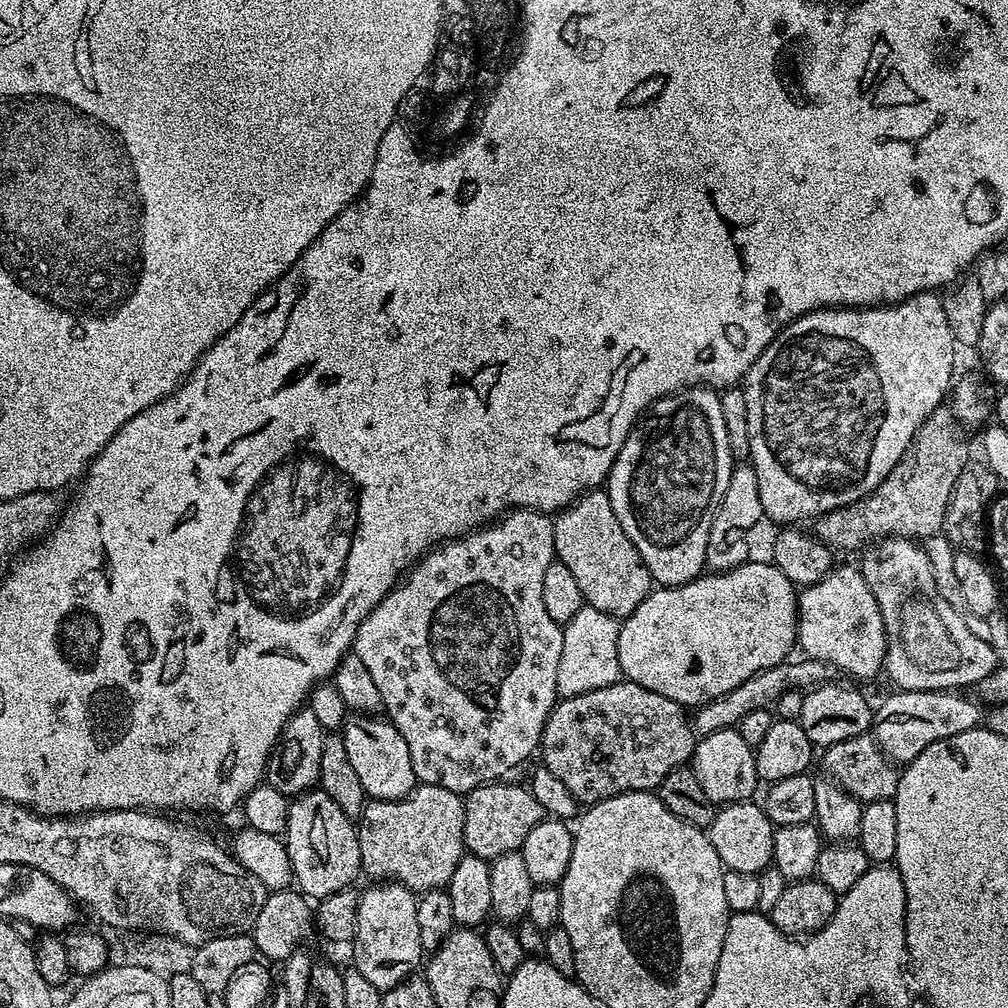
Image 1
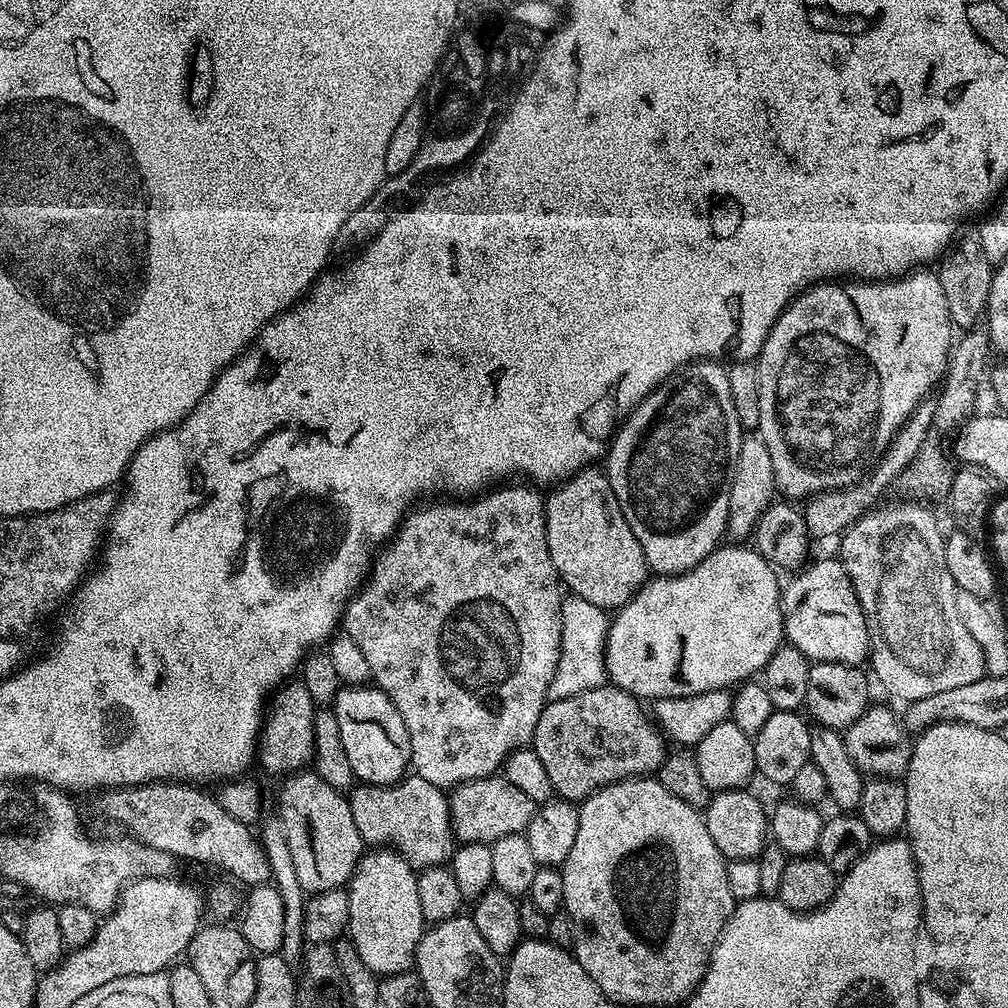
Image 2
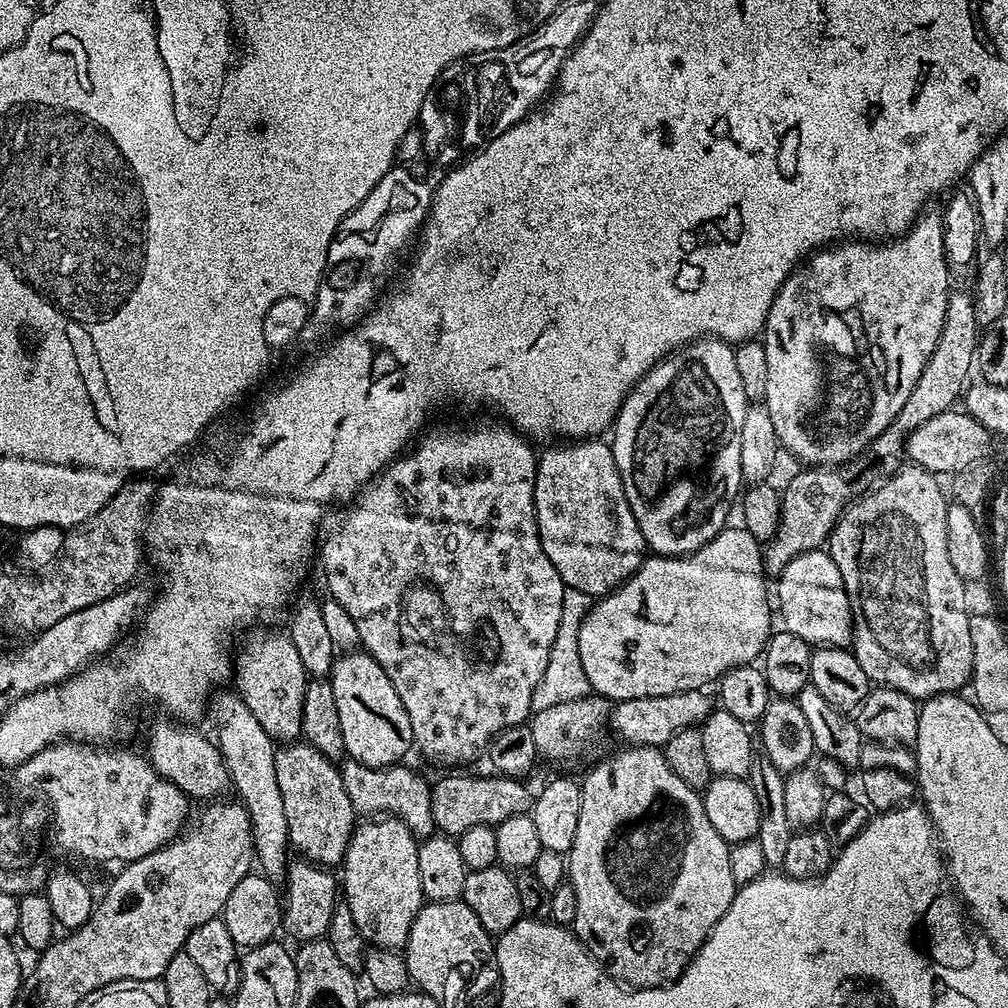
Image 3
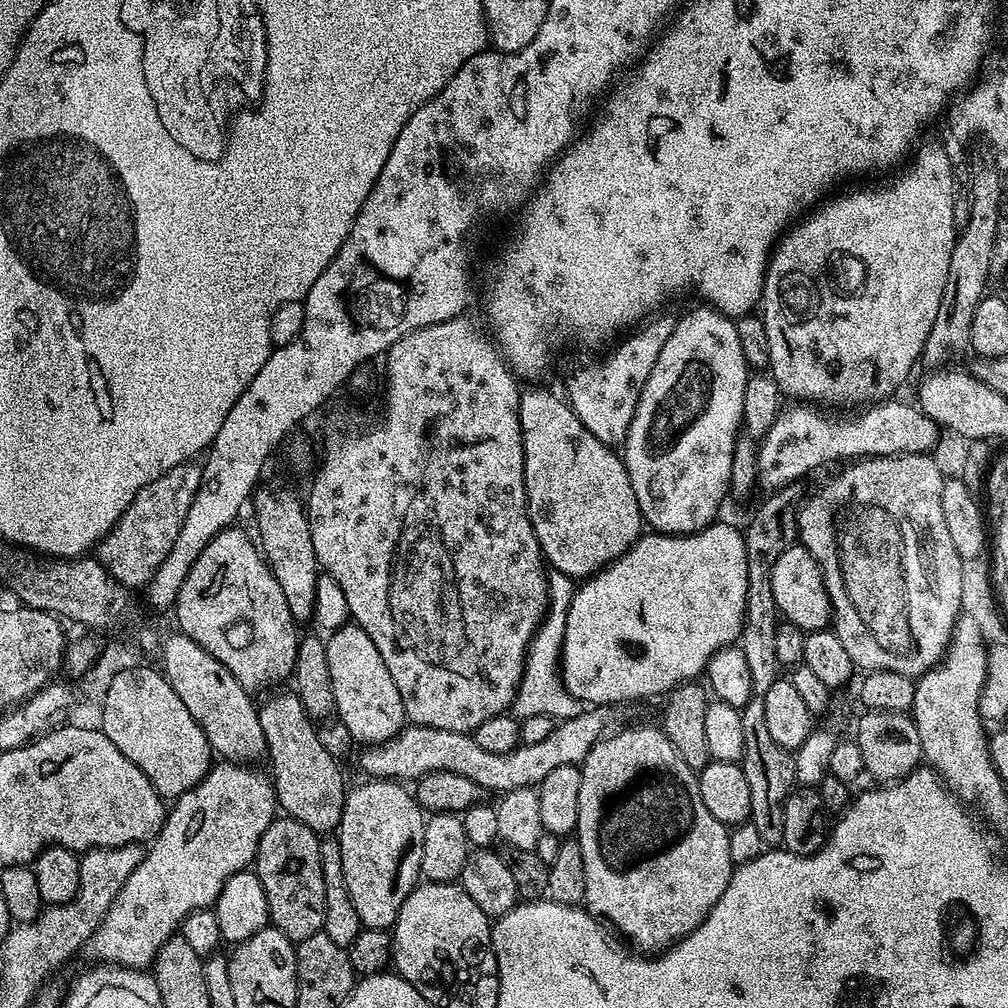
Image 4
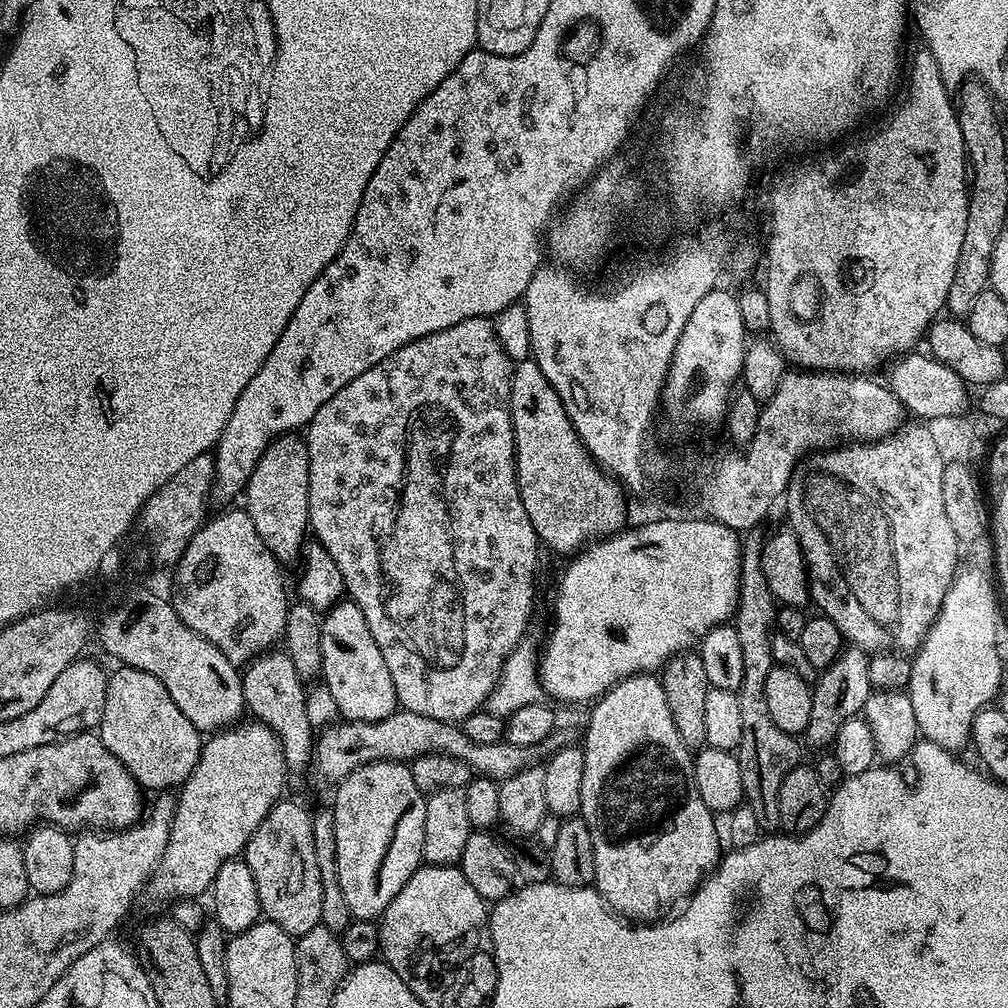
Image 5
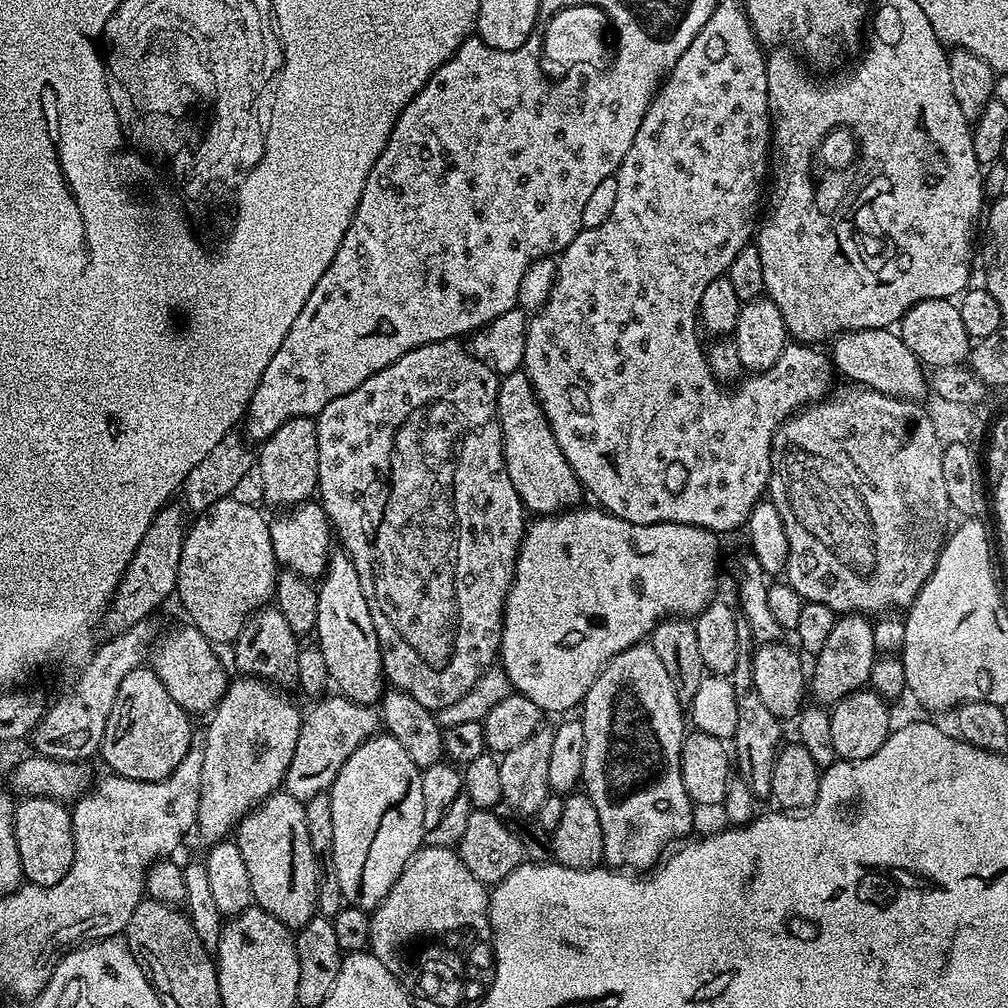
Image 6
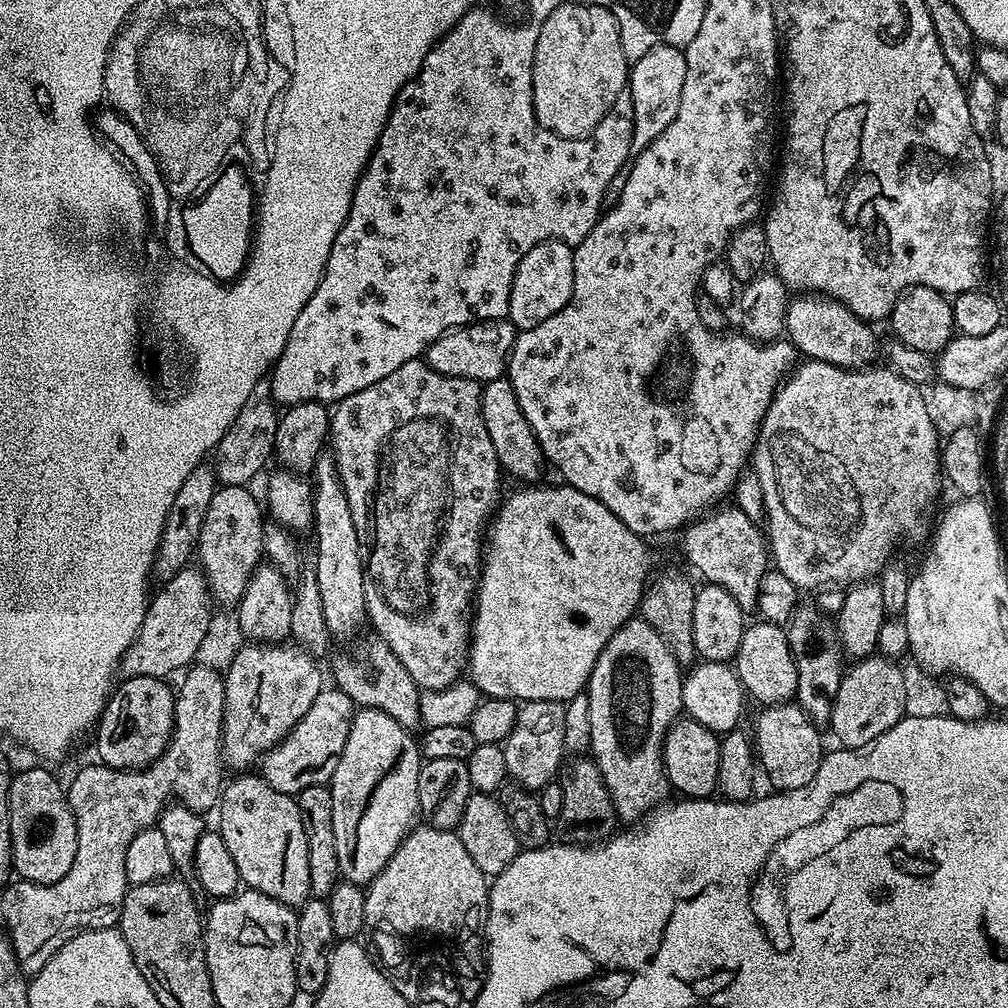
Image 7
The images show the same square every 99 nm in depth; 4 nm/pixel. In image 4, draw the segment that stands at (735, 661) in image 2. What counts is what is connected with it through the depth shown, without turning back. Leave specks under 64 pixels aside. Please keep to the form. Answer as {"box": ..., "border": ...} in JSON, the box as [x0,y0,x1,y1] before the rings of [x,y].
{"box":[560,522,748,706],"border":[[[713,522],[701,532],[691,532],[688,536],[667,536],[655,530],[641,535],[639,540],[631,544],[618,559],[606,568],[601,568],[595,576],[589,576],[577,587],[574,598],[570,602],[570,610],[566,614],[566,638],[560,655],[560,670],[564,678],[566,690],[574,694],[588,706],[620,706],[623,700],[640,700],[643,696],[660,696],[672,691],[680,684],[697,679],[696,676],[707,669],[710,658],[718,650],[735,645],[740,639],[740,631],[744,625],[746,610],[746,590],[748,575],[746,574],[746,546],[743,531],[732,524]]]}

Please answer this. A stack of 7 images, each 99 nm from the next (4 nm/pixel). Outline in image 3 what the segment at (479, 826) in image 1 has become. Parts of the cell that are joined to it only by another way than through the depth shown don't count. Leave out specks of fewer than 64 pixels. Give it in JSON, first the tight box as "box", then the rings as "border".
{"box":[431,775,534,838],"border":[[[491,775],[444,776],[431,785],[433,820],[443,835],[458,838],[470,826],[495,826],[506,822],[506,818],[525,815],[531,809],[534,792],[524,785],[523,779]]]}

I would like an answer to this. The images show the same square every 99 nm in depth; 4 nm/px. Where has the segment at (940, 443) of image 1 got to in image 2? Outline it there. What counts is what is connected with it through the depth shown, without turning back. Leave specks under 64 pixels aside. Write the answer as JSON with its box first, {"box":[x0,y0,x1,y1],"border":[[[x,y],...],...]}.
{"box":[896,328,991,492],"border":[[[974,328],[967,331],[956,343],[949,349],[947,358],[947,370],[942,378],[942,390],[939,398],[935,401],[935,414],[932,419],[933,431],[928,433],[919,448],[918,454],[911,460],[909,466],[899,475],[896,484],[906,492],[928,492],[932,488],[940,487],[950,478],[950,468],[948,472],[948,460],[940,444],[938,432],[951,433],[957,429],[960,424],[969,419],[974,413],[974,406],[980,392],[980,387],[985,387],[988,377],[991,375],[991,365],[988,364],[988,356],[991,355],[991,344],[988,333],[985,329]]]}

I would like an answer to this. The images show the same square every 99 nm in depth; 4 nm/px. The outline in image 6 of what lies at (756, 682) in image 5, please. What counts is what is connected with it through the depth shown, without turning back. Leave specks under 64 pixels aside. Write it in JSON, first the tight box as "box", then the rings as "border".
{"box":[730,618,782,798],"border":[[[740,618],[737,619],[736,625],[738,626],[738,662],[730,677],[738,705],[738,726],[734,726],[734,734],[730,741],[734,749],[734,768],[739,779],[744,780],[746,786],[750,786],[750,790],[757,798],[764,796],[768,798],[772,795],[770,778],[774,774],[774,762],[782,747],[782,739],[780,740],[782,722],[777,716],[770,714],[769,708],[764,705],[758,694],[758,686],[754,686],[752,669],[754,641],[748,621]]]}

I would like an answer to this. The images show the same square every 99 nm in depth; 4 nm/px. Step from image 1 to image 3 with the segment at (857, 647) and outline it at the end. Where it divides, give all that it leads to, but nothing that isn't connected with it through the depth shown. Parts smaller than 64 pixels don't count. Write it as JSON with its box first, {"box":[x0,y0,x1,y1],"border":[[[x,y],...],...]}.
{"box":[774,551,854,648],"border":[[[827,551],[799,552],[784,565],[777,580],[780,581],[777,584],[775,581],[774,596],[780,599],[778,616],[784,619],[783,631],[798,634],[798,638],[813,646],[843,648],[853,643],[854,600],[844,587],[844,579],[834,558]]]}

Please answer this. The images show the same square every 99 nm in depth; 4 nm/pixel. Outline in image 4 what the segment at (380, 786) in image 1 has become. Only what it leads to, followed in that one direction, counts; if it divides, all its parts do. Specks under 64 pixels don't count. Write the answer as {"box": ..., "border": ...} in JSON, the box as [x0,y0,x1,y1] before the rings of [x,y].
{"box":[324,622,406,745],"border":[[[354,622],[343,624],[327,637],[324,649],[326,662],[330,662],[330,682],[334,686],[335,715],[350,730],[353,741],[361,745],[381,744],[394,738],[406,727],[406,717],[402,706],[402,694],[378,654],[378,646],[370,642],[370,634]]]}

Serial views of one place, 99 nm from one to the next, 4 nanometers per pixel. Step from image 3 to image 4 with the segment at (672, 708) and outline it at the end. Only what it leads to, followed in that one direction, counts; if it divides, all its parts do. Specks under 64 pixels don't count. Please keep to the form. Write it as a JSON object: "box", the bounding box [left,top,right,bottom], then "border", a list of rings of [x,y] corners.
{"box":[360,706,617,794],"border":[[[612,706],[589,707],[587,710],[581,710],[574,718],[559,721],[552,727],[550,734],[542,738],[542,742],[521,743],[520,747],[502,754],[482,750],[475,735],[467,732],[438,730],[430,726],[412,724],[386,742],[365,747],[360,756],[360,768],[365,772],[365,777],[397,782],[415,782],[431,772],[462,774],[462,778],[470,778],[470,782],[478,782],[480,788],[489,793],[496,792],[495,794],[519,788],[536,788],[542,778],[550,774],[550,770],[558,770],[558,766],[583,764],[586,754],[590,754],[592,747],[604,739],[613,727],[611,724],[616,720],[616,712],[617,709]]]}

